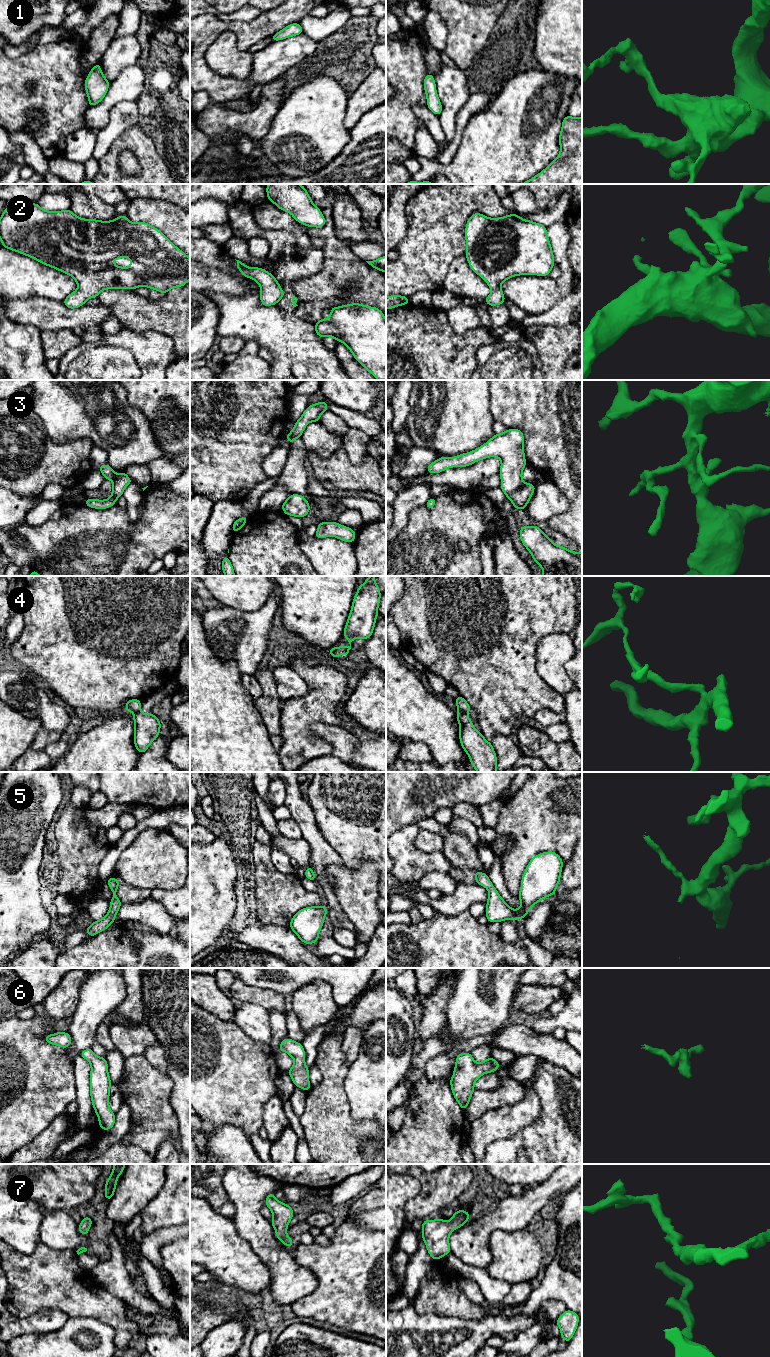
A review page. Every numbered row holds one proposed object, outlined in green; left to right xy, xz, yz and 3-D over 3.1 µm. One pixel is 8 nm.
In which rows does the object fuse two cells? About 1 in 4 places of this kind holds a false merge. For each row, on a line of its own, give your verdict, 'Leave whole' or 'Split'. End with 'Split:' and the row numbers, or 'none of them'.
1: Leave whole
2: Leave whole
3: Leave whole
4: Split
5: Leave whole
6: Leave whole
7: Leave whole
Split: 4

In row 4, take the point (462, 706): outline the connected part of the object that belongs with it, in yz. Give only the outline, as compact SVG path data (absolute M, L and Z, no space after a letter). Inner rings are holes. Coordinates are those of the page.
M460 695L455 699L455 702L458 712L468 713L472 709L470 705L466 702L466 700Z

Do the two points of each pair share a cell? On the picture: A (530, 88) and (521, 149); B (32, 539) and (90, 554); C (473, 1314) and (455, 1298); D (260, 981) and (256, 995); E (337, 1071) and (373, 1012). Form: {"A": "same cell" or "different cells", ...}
{"A": "same cell", "B": "same cell", "C": "same cell", "D": "different cells", "E": "different cells"}

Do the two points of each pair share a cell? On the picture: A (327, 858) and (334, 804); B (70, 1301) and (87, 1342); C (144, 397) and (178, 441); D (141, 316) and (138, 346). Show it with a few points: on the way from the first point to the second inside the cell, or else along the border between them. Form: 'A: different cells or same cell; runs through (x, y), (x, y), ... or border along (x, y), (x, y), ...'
A: different cells; border along (316, 823), (322, 837), (338, 853), (343, 862)
B: different cells; border along (69, 1317), (94, 1317), (100, 1321)
C: same cell; runs through (155, 408), (175, 430)
D: different cells; border along (123, 325), (137, 332), (155, 330), (162, 334)

